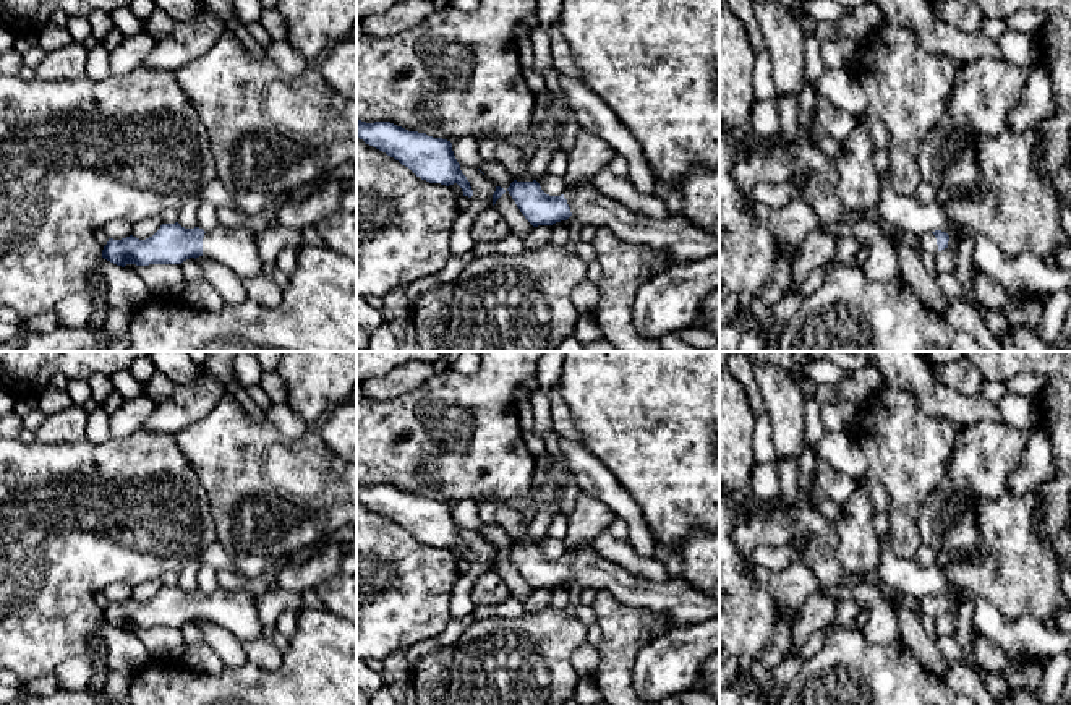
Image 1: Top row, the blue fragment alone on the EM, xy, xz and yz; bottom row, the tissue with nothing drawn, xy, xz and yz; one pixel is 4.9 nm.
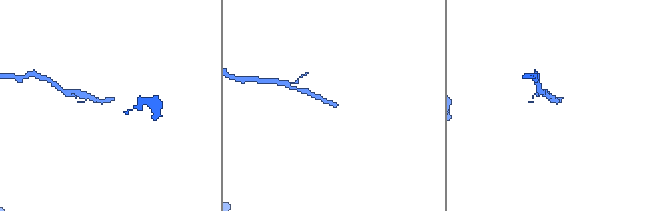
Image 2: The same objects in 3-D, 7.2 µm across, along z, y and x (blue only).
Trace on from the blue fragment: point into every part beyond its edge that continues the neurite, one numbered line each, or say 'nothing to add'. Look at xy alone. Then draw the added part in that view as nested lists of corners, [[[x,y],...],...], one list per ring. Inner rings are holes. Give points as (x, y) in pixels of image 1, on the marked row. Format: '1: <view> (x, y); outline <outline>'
1: xy (235, 248); outline [[[219,225],[212,232],[206,232],[203,256],[227,266],[243,280],[266,271],[258,253],[256,232],[245,227],[230,229]]]

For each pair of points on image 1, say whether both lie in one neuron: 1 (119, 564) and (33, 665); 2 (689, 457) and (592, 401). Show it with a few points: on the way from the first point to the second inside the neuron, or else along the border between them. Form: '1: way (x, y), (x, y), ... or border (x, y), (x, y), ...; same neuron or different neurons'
1: way (89, 579), (34, 636); same neuron
2: way (665, 435), (644, 431), (616, 404); same neuron

